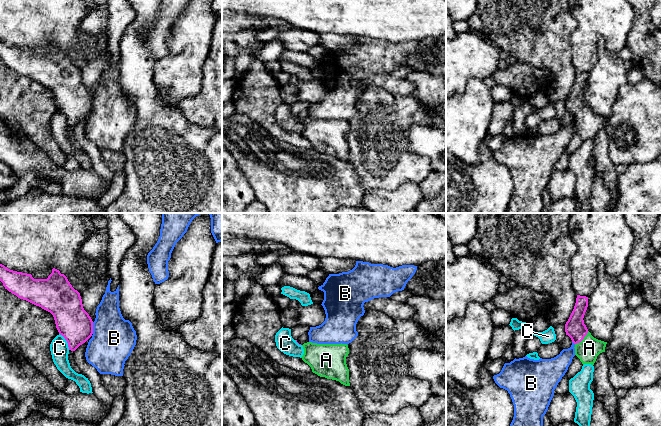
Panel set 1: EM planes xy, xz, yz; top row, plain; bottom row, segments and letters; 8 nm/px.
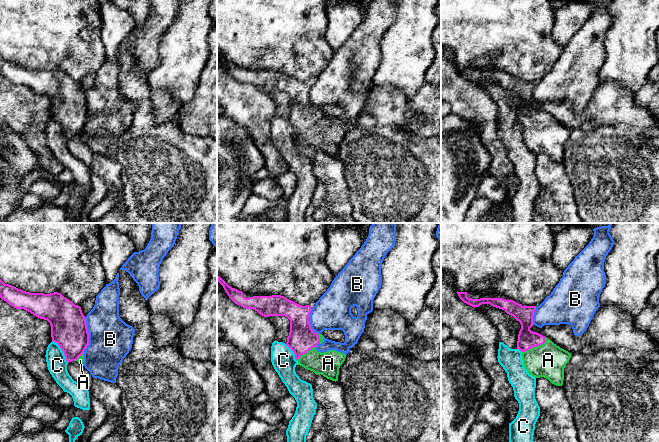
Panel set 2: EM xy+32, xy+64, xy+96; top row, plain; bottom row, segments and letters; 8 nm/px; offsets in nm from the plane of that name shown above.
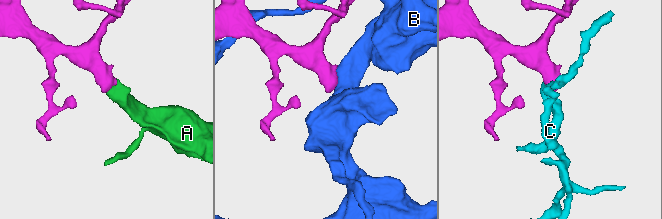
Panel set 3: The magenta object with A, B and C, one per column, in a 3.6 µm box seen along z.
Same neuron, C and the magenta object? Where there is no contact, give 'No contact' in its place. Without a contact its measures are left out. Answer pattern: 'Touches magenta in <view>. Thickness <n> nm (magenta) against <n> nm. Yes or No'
Touches magenta in xy. Thickness 280 nm (magenta) against 150 nm. No

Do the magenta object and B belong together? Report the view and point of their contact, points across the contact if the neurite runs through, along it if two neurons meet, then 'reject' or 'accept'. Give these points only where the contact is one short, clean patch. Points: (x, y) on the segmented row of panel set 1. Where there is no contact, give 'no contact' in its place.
contact xy (92, 328); border xy (92, 322), (93, 333); reject

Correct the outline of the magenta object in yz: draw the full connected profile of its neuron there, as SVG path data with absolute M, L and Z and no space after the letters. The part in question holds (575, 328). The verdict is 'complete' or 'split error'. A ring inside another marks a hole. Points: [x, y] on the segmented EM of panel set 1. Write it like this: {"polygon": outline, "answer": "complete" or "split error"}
{"polygon": "M577 295L574 309L565 324L565 332L575 344L575 355L582 364L594 365L597 356L605 352L607 342L594 338L584 324L588 297Z", "answer": "split error"}

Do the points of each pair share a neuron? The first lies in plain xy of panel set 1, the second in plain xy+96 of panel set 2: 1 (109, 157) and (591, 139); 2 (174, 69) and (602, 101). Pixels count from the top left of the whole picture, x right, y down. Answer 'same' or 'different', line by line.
1: different
2: different

